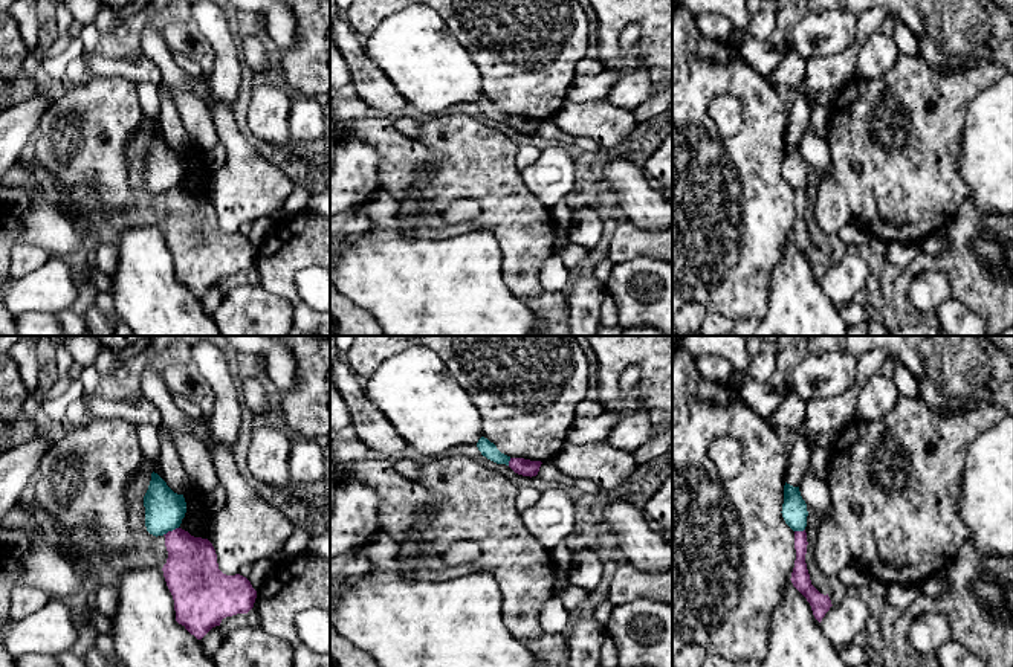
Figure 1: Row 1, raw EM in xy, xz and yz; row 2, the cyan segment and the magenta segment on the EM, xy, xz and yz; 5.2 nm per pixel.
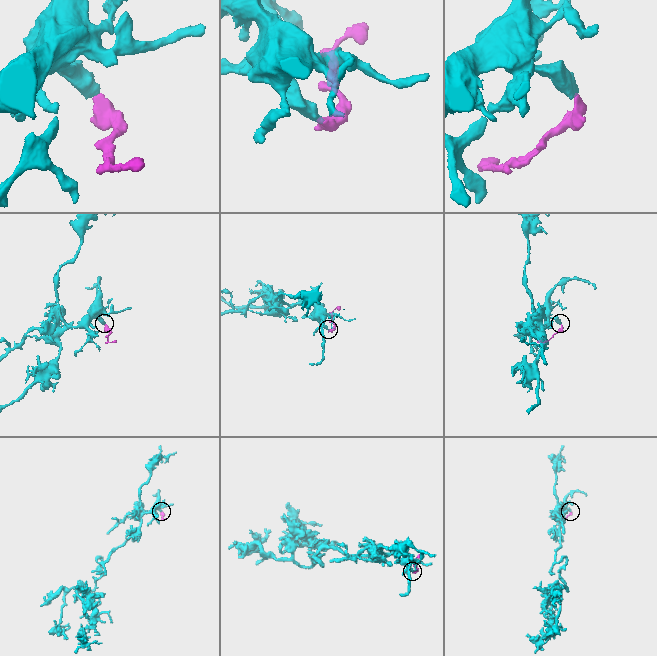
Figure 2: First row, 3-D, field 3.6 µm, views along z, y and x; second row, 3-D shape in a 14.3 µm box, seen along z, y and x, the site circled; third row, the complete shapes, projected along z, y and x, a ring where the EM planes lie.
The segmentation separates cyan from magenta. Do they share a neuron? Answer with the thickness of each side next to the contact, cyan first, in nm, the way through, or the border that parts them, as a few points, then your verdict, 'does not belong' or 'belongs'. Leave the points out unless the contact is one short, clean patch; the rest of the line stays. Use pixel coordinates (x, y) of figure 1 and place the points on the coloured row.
200/280 nm | along xy (178, 527), (162, 534) | does not belong

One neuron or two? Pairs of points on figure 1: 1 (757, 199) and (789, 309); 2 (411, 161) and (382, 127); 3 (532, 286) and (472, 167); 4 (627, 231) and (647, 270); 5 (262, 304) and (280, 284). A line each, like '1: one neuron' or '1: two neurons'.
1: two neurons
2: one neuron
3: one neuron
4: two neurons
5: two neurons

